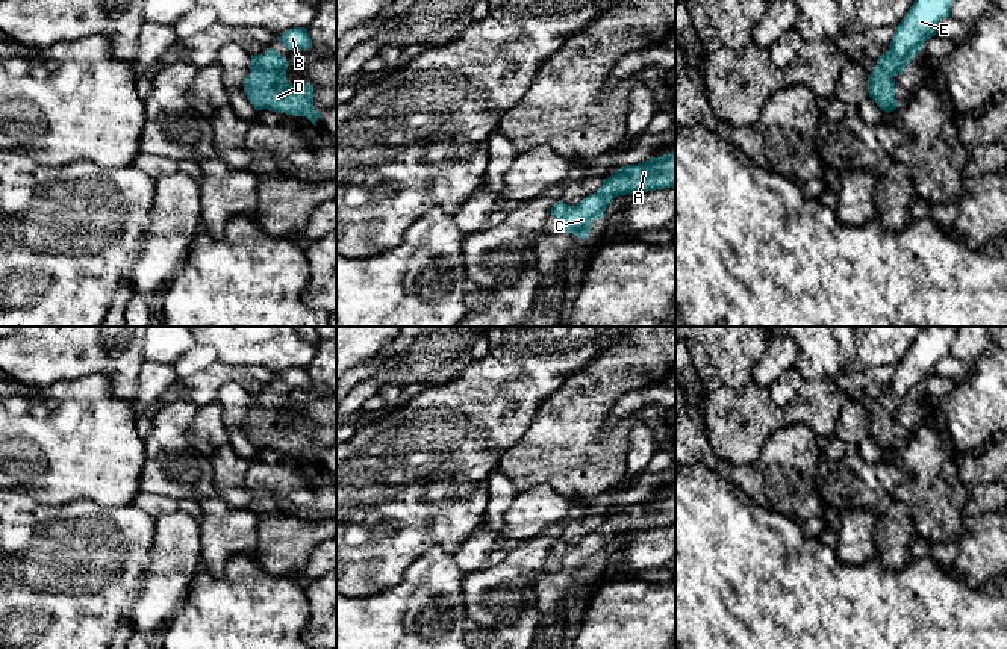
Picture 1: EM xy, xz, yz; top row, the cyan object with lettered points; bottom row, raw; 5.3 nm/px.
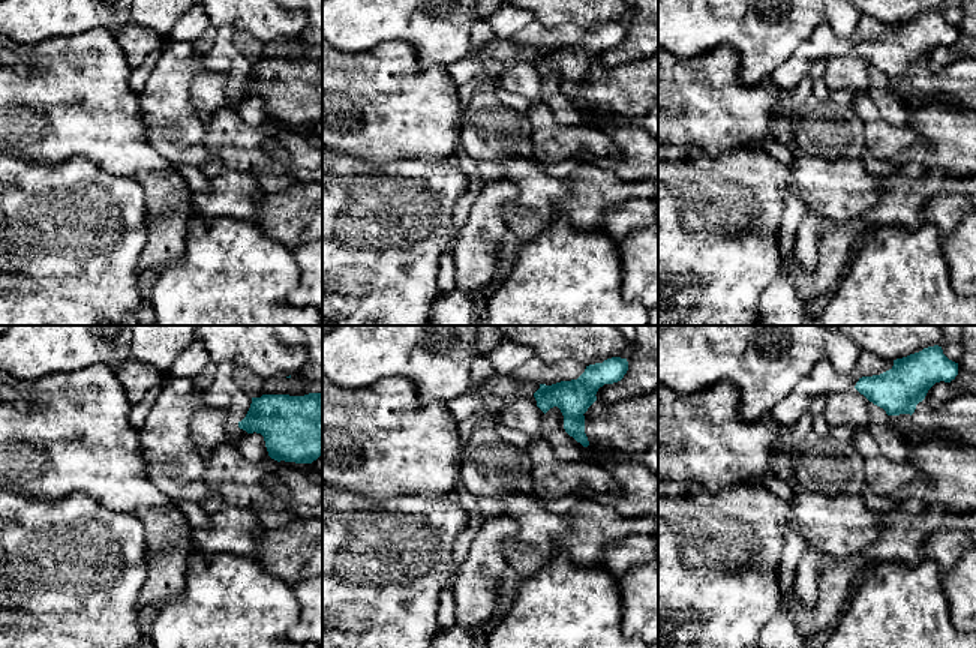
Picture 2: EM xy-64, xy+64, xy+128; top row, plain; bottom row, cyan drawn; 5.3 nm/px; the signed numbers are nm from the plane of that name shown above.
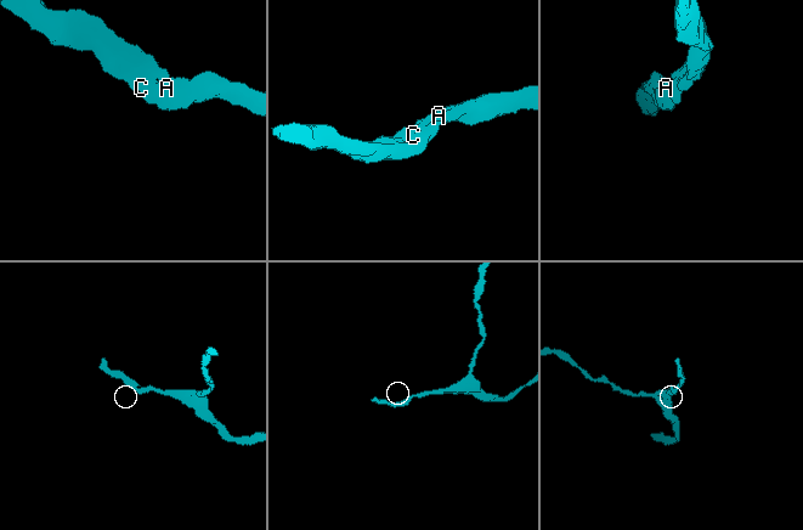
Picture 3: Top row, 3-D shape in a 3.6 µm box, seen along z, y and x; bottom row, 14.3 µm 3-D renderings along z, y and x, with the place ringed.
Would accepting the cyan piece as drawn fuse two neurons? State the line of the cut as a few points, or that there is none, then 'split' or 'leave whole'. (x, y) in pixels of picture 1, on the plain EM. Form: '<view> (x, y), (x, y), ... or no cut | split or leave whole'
no cut | leave whole

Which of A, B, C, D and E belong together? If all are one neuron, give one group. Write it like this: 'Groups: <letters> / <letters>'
Groups: A B C D E

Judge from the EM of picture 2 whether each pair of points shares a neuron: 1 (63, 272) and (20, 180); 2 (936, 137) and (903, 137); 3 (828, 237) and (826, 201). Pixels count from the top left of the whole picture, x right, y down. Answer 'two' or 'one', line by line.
1: one
2: two
3: two

